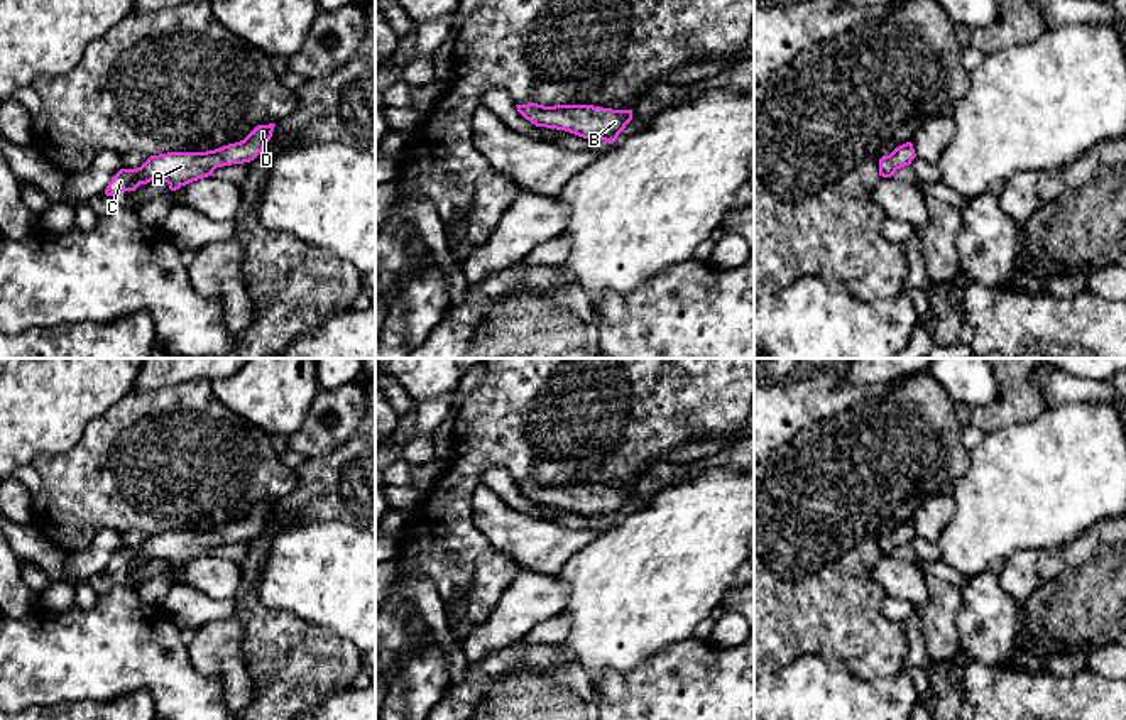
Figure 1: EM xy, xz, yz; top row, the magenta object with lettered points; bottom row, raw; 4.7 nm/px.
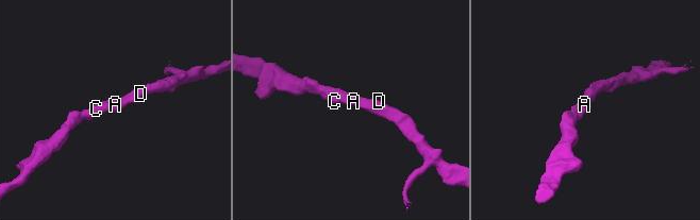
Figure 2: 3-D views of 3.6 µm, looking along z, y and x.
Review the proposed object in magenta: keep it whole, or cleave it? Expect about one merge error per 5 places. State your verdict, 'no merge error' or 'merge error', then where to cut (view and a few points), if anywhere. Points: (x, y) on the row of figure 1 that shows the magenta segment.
no merge error; no cut

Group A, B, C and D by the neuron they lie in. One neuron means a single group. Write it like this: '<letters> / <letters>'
A B C D

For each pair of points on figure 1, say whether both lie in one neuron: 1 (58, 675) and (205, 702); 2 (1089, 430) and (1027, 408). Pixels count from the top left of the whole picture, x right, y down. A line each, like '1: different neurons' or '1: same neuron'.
1: same neuron
2: different neurons

